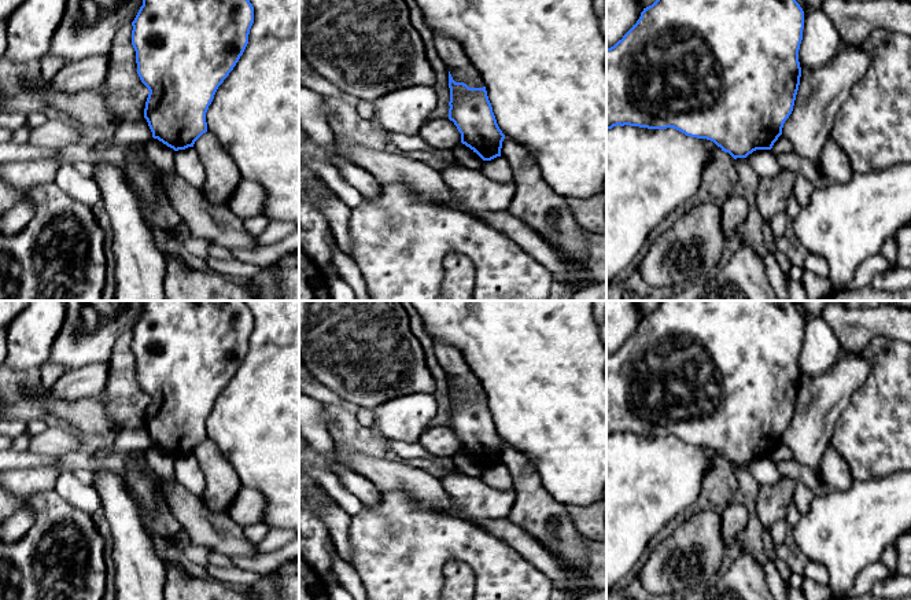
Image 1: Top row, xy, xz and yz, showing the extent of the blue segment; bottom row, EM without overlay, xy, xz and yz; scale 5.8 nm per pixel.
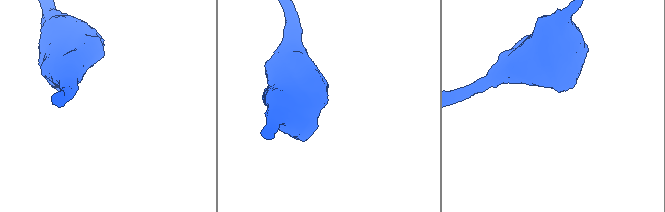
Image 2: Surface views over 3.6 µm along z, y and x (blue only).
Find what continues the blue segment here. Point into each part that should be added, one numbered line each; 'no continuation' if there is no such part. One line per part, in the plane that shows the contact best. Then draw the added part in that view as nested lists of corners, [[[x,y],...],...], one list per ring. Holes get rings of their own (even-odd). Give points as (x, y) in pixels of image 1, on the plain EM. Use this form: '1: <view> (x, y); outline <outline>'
no continuation

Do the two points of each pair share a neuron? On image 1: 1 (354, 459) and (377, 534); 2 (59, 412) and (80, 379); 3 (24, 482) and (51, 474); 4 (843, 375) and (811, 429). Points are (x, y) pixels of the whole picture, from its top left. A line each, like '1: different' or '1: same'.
1: different
2: different
3: same
4: same

